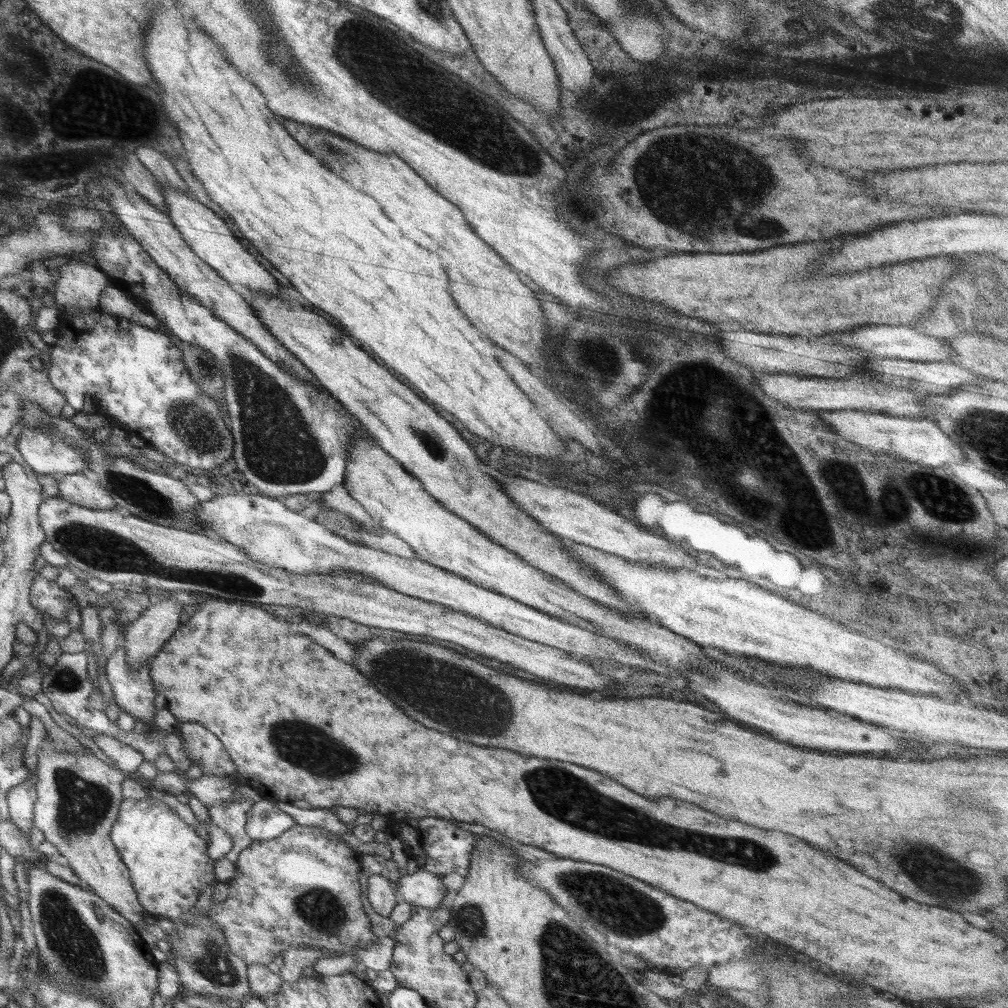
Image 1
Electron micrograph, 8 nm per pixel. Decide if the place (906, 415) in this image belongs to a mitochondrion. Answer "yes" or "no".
no

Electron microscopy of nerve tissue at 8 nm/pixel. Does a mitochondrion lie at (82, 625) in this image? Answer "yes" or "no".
no

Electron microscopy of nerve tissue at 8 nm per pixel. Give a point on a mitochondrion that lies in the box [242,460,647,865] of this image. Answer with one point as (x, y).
(450, 692)

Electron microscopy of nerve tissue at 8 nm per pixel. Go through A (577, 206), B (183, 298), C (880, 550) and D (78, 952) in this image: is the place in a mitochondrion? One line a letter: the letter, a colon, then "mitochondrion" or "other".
A: other
B: other
C: other
D: mitochondrion

